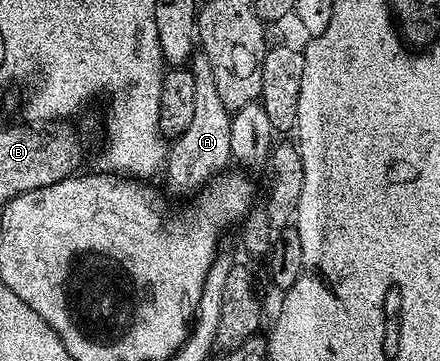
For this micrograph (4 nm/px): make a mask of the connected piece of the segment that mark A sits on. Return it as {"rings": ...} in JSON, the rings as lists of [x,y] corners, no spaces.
{"rings":[[[197,51],[191,57],[190,69],[195,83],[194,112],[188,122],[188,129],[169,147],[164,172],[167,172],[171,184],[176,189],[194,192],[219,175],[229,165],[227,162],[231,161],[232,114],[216,91],[212,66],[202,51]]]}

